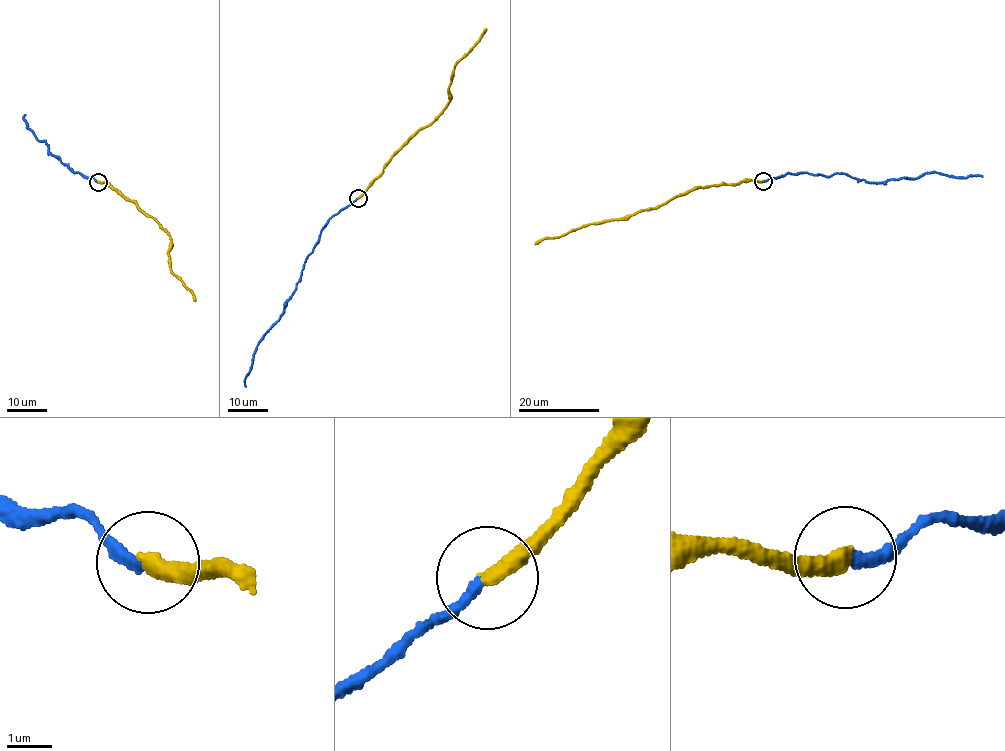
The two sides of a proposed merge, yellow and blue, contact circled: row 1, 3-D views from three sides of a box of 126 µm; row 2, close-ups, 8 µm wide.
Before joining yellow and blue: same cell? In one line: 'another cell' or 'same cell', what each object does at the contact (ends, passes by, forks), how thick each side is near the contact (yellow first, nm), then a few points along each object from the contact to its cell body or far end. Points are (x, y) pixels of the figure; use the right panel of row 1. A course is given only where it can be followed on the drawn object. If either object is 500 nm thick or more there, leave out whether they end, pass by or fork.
another cell; yellow ends there; blue ends there; 400 nm thick on the yellow side, 240 nm on the other; yellow runs (763, 181), (691, 189), (660, 205), (584, 225), (566, 234), (542, 238), (534, 244); blue runs (763, 180), (790, 173), (825, 176), (841, 173), (877, 183), (935, 172), (983, 177)

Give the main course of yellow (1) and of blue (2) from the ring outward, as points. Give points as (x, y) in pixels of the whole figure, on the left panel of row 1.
1: (98, 181), (105, 182), (152, 216), (167, 233), (170, 240), (167, 252), (170, 271), (180, 278), (194, 301)
2: (97, 181), (74, 172), (49, 152), (46, 141), (27, 128), (26, 115)

